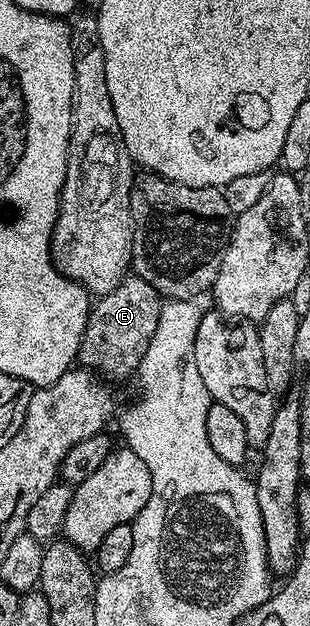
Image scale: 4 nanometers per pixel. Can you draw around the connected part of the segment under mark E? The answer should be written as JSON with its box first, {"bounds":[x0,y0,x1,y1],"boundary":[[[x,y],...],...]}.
{"bounds":[79,274,161,382],"boundary":[[[135,274],[125,276],[110,294],[99,297],[91,305],[80,343],[79,363],[85,369],[95,370],[108,382],[135,377],[146,349],[150,347],[150,338],[154,338],[154,330],[158,330],[161,303],[158,290],[154,290],[150,282]]]}

